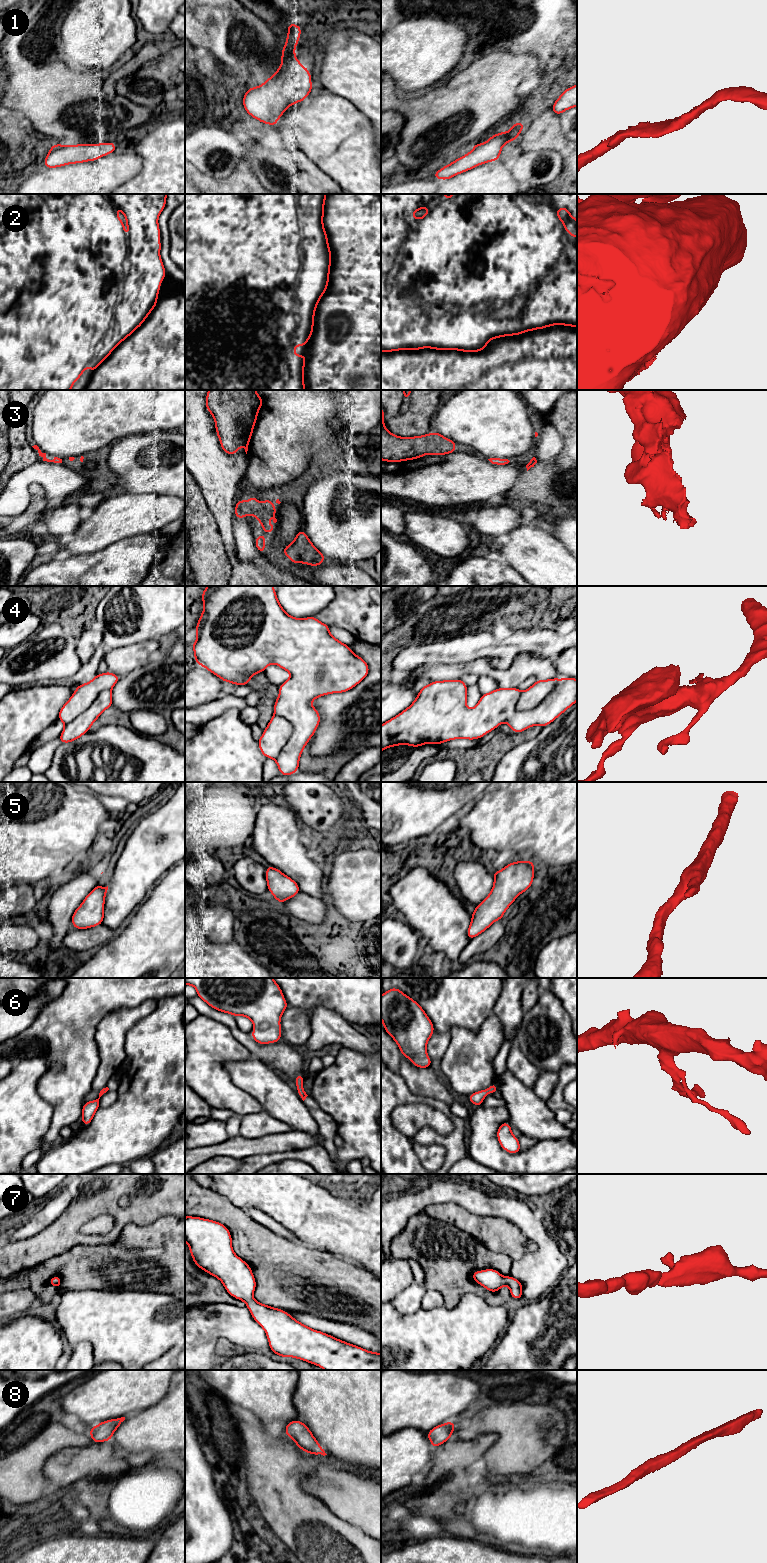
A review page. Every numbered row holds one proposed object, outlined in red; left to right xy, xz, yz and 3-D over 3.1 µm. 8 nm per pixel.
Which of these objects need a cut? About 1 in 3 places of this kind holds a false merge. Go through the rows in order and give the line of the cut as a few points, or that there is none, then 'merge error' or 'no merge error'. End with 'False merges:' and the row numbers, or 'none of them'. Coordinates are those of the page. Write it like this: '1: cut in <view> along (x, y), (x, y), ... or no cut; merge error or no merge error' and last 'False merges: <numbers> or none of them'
1: no cut; no merge error
2: no cut; no merge error
3: no cut; no merge error
4: cut in yz along (558, 679), (555, 687), (536, 706), (525, 710), (514, 708); merge error
5: no cut; no merge error
6: no cut; no merge error
7: no cut; no merge error
8: no cut; no merge error
False merges: 4

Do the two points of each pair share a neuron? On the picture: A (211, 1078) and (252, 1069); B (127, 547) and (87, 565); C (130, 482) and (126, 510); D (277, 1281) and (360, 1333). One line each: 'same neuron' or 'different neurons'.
A: different neurons
B: same neuron
C: different neurons
D: different neurons

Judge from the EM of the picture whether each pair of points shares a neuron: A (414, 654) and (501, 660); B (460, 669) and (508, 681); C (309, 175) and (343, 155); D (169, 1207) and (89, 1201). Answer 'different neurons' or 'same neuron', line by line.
A: same neuron
B: same neuron
C: different neurons
D: same neuron

